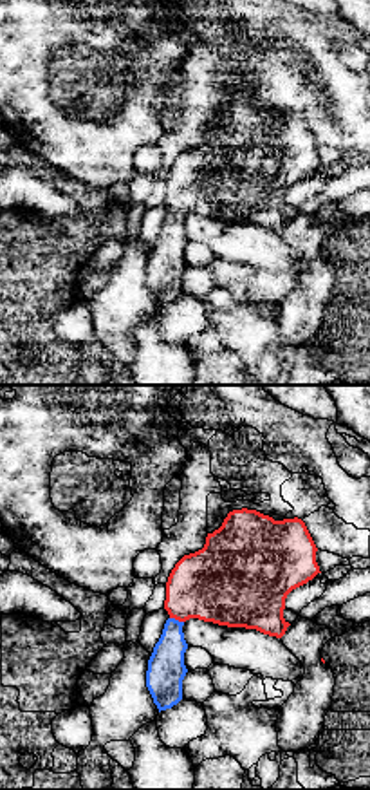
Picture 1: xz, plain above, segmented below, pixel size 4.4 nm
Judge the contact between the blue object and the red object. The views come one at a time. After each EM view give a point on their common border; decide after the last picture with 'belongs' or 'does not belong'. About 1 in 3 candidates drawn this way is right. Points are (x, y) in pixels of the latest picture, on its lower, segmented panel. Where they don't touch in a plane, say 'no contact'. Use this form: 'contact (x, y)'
contact (177, 620)

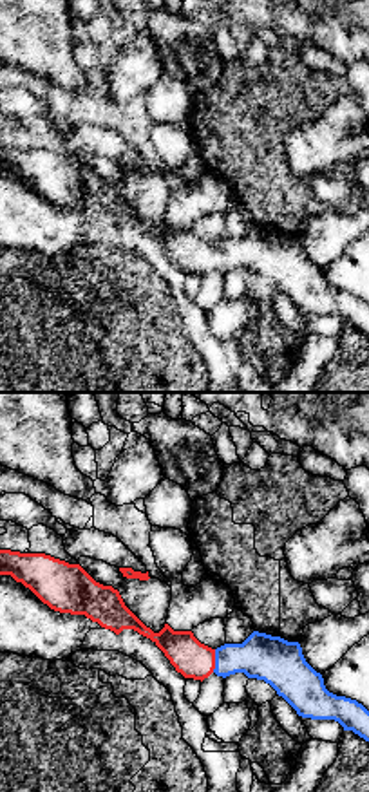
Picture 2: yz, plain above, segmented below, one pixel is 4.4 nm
contact (216, 660)

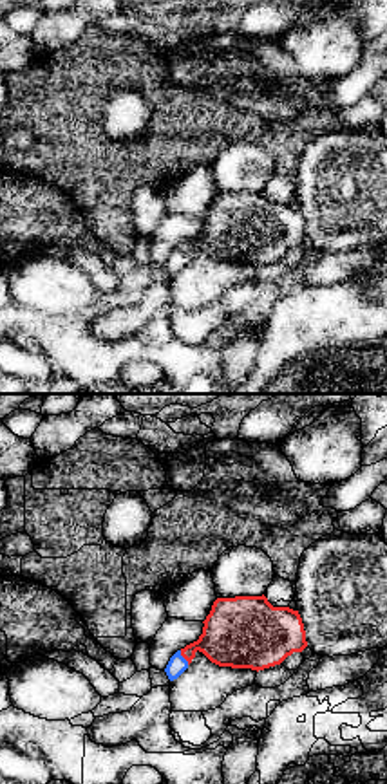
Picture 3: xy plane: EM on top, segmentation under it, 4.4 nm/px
contact (183, 658)

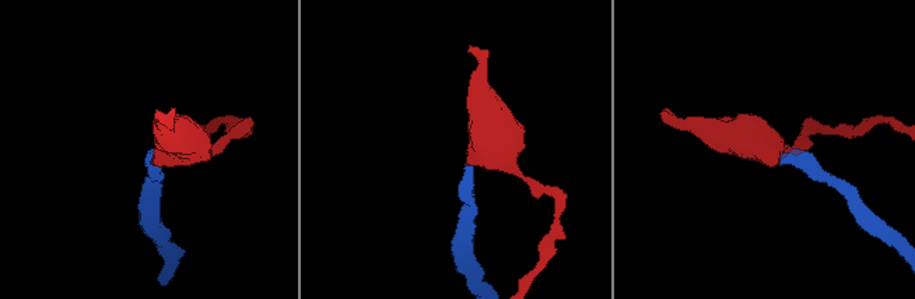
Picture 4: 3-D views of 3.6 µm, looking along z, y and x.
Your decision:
belongs

